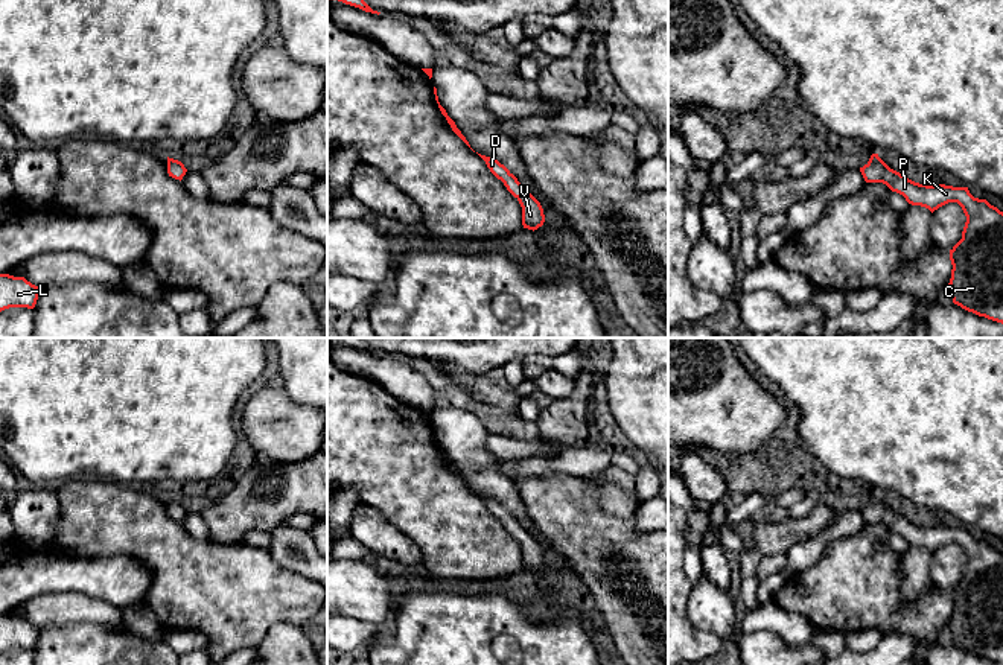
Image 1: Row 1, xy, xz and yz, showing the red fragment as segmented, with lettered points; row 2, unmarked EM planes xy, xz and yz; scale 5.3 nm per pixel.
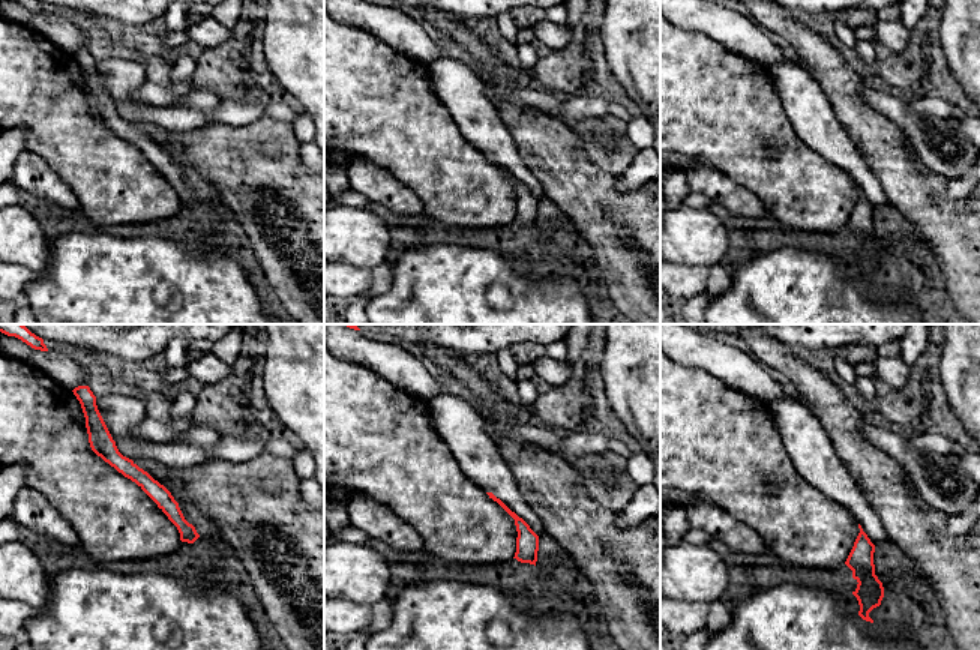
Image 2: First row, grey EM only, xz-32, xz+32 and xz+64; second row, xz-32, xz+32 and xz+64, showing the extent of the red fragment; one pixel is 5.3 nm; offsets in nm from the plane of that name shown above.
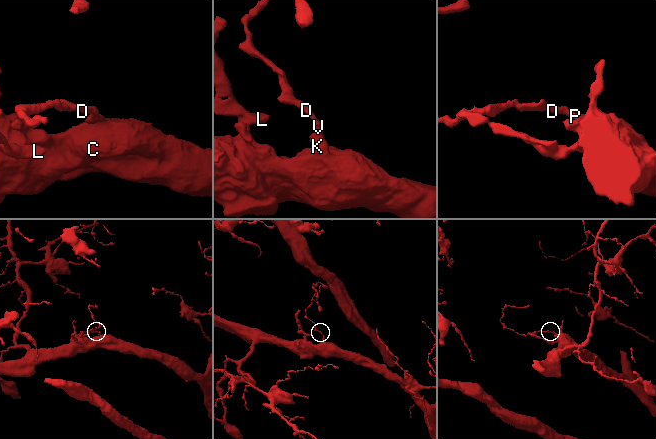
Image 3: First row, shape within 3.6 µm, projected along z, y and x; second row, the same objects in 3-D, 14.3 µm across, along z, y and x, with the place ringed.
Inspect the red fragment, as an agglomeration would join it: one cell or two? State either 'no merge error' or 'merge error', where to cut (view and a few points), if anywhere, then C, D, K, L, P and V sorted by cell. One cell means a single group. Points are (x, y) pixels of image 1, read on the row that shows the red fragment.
no merge error; cut none; groups C D K L P V

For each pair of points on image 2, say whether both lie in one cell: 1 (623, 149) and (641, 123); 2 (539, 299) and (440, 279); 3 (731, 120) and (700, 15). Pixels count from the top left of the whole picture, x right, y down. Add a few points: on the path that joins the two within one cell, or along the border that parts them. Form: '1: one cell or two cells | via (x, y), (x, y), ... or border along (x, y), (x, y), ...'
1: two cells | border along (626, 134), (640, 149)
2: one cell | via (515, 282), (508, 276), (464, 276)
3: two cells | border along (676, 26), (685, 30), (703, 32), (736, 53)

